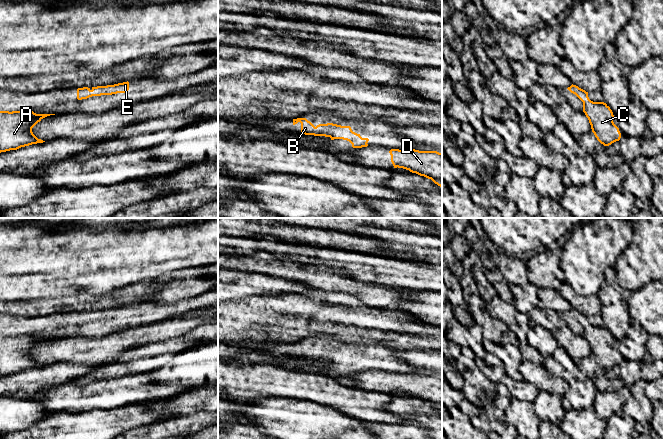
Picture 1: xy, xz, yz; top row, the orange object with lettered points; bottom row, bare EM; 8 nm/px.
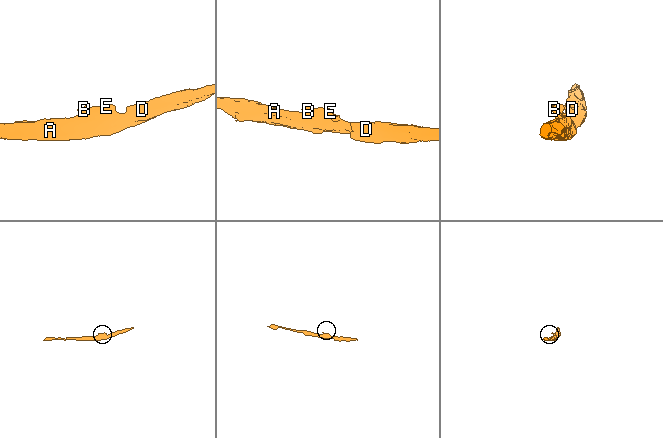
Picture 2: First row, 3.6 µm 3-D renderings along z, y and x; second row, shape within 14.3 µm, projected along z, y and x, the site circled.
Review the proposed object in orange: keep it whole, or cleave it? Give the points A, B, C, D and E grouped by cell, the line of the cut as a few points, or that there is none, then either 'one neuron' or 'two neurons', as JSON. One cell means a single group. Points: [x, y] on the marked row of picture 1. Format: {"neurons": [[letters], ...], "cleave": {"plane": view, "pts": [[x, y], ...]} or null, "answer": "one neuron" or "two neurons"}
{"neurons": [["A", "B", "C", "D"], ["E"]], "cleave": {"plane": "xz", "pts": [[327, 123], [330, 127], [328, 136]]}, "answer": "two neurons"}

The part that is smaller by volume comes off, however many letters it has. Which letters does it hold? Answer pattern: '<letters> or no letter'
E

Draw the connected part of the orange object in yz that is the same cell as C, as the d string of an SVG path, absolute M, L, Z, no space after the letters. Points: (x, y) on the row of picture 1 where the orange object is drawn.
M583 96L583 112L589 120L592 132L597 140L604 146L619 141L621 133L614 124L614 115L610 107L604 102L593 102Z

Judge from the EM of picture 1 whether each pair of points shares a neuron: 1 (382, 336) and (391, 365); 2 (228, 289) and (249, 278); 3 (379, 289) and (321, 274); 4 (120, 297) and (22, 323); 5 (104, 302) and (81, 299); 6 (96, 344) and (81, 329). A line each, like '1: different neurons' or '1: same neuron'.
1: different neurons
2: same neuron
3: same neuron
4: different neurons
5: same neuron
6: different neurons

